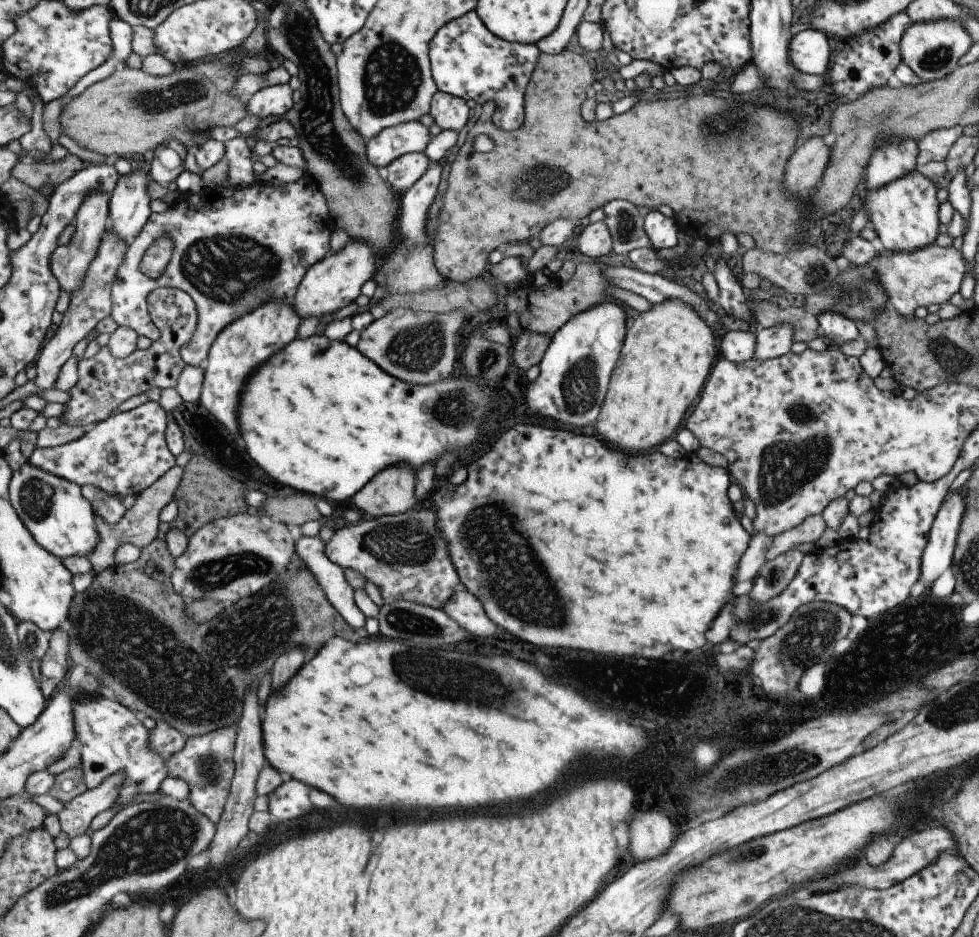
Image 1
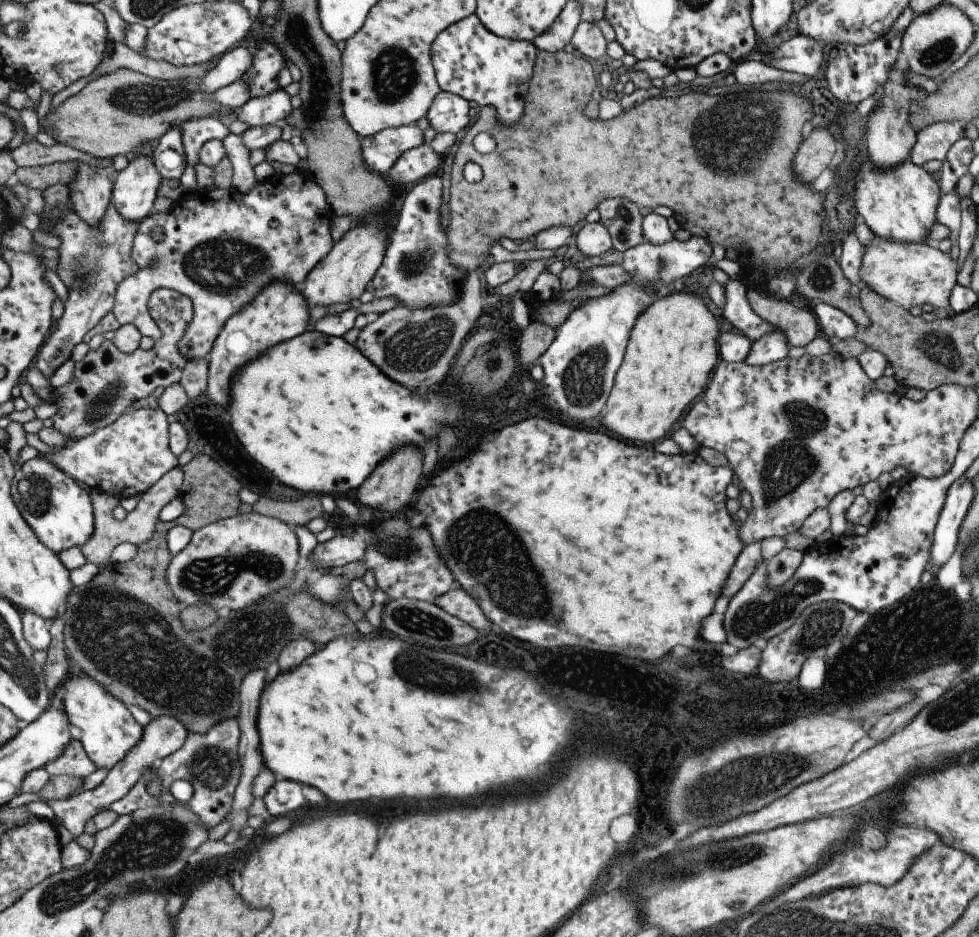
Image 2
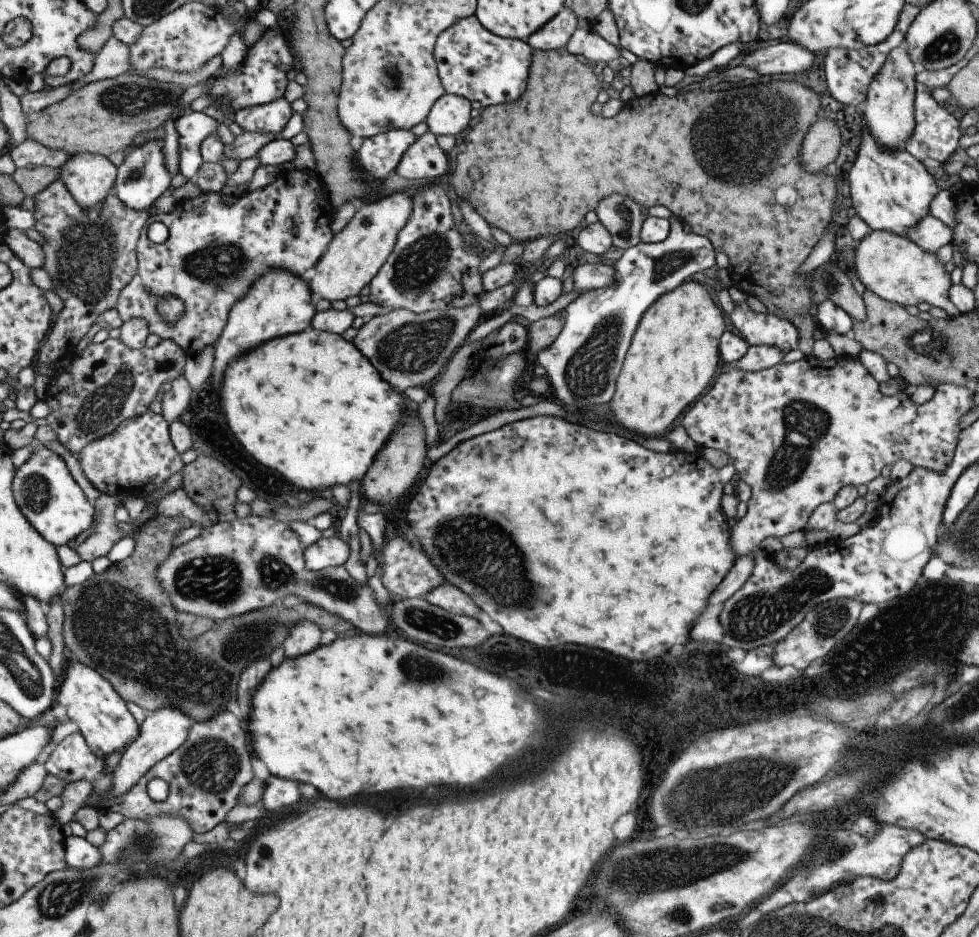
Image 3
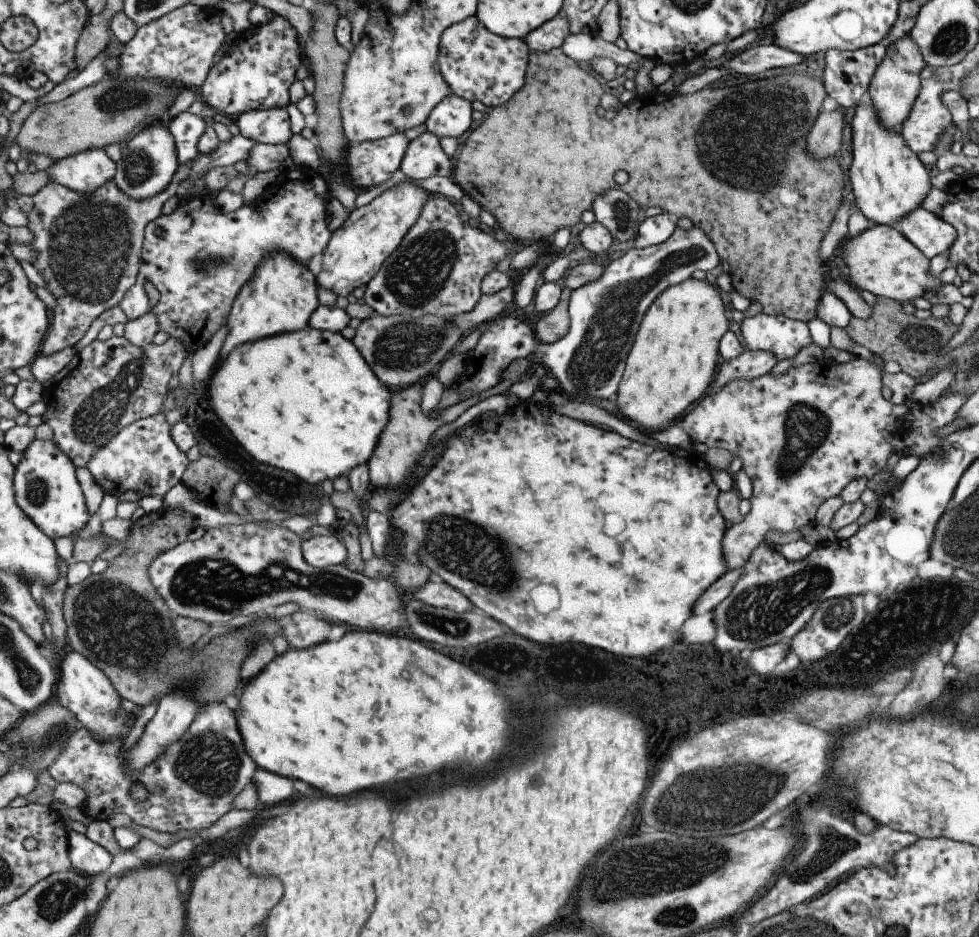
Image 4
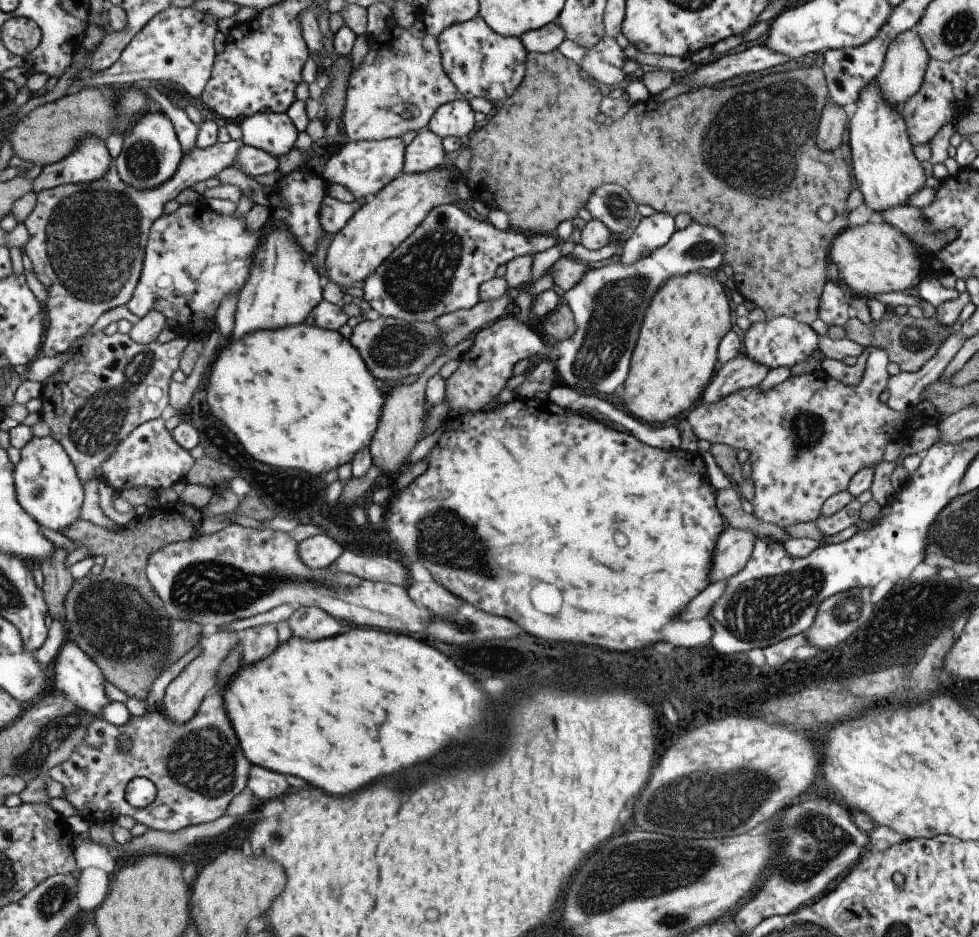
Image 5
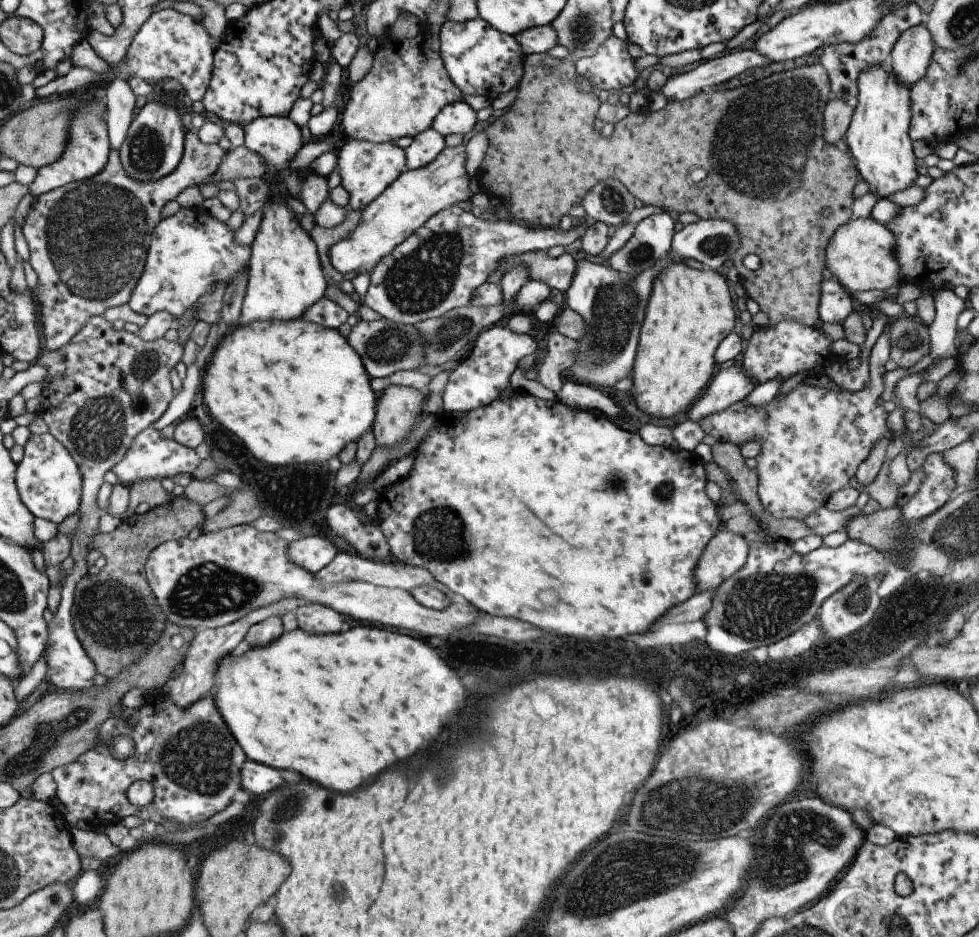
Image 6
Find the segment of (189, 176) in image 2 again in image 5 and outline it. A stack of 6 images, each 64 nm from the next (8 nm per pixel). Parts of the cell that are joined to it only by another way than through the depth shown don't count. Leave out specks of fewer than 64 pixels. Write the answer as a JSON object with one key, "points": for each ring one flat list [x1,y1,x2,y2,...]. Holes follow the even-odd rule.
{"points":[[134,83,138,90,142,90,146,96,158,102,163,112,166,112,166,116,170,118,170,122,174,124,174,130,178,134,178,140,182,144,182,153,188,154,194,146,196,146,196,136,200,127,198,124,194,124,188,117,188,114,184,109,177,108,171,101,163,94,161,94,154,86,154,84,147,83]]}

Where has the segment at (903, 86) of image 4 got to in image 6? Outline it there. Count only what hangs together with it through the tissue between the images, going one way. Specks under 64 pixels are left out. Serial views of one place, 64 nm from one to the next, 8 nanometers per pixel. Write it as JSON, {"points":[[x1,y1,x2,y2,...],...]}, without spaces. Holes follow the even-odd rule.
{"points":[[923,23,906,29,894,44,890,57,890,72,902,86,911,88,926,76,935,51,934,38]]}

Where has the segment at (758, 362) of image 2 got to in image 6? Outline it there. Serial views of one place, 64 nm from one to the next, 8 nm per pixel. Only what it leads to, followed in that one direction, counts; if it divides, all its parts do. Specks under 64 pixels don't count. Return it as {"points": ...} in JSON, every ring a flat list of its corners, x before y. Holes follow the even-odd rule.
{"points":[[736,365,720,370,711,378,708,386,686,413,692,422,702,422,714,412,722,412,728,406,743,401,754,390,754,382,746,378,744,370]]}

